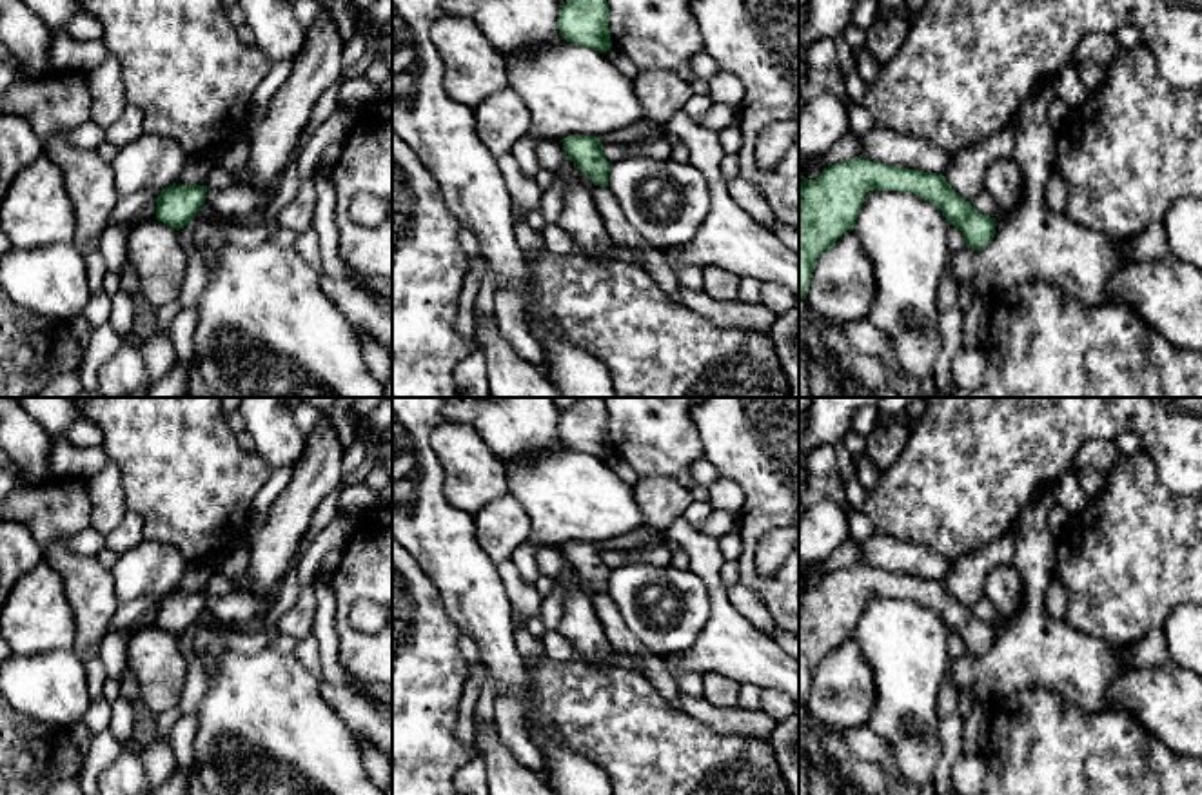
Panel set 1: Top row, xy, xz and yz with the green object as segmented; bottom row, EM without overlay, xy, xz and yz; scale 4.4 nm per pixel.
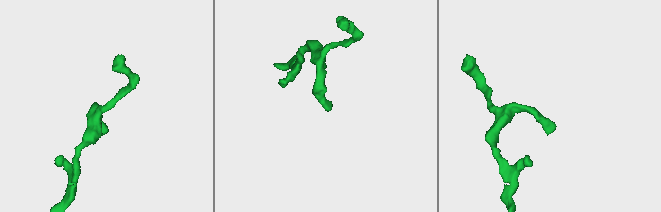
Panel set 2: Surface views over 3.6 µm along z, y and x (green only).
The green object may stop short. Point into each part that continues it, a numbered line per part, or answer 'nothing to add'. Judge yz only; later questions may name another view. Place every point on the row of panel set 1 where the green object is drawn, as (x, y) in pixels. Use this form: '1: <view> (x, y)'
nothing to add

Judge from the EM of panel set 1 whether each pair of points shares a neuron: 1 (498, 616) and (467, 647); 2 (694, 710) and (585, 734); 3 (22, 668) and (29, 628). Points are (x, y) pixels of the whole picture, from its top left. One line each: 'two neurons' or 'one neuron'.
1: two neurons
2: two neurons
3: two neurons

